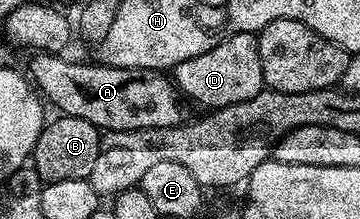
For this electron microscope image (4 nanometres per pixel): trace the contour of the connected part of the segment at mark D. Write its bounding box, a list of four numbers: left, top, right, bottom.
[170,32,266,110]

